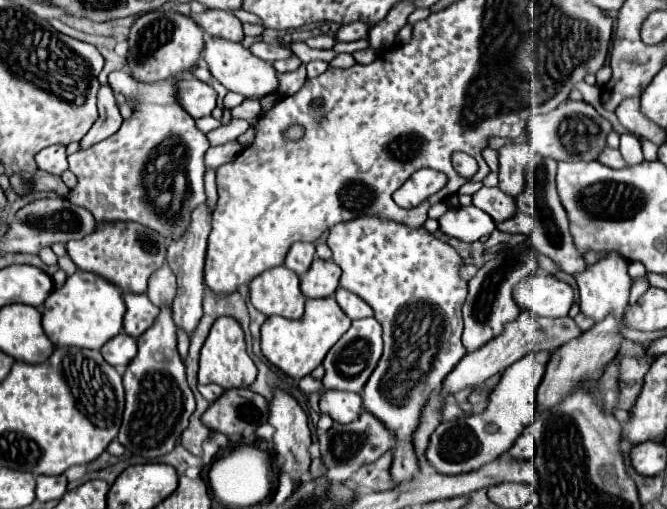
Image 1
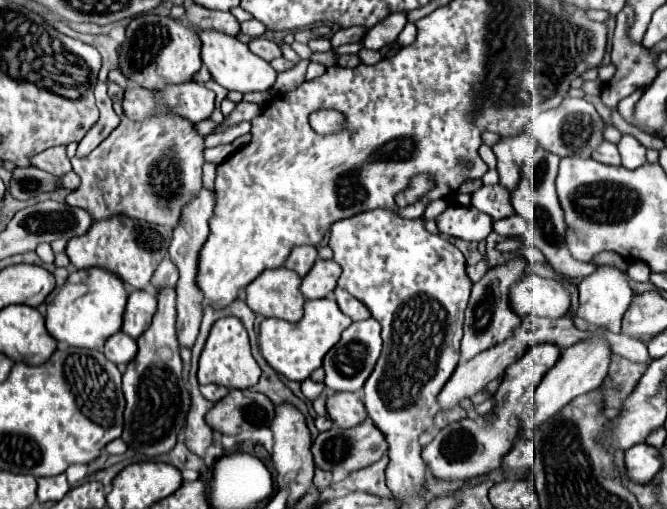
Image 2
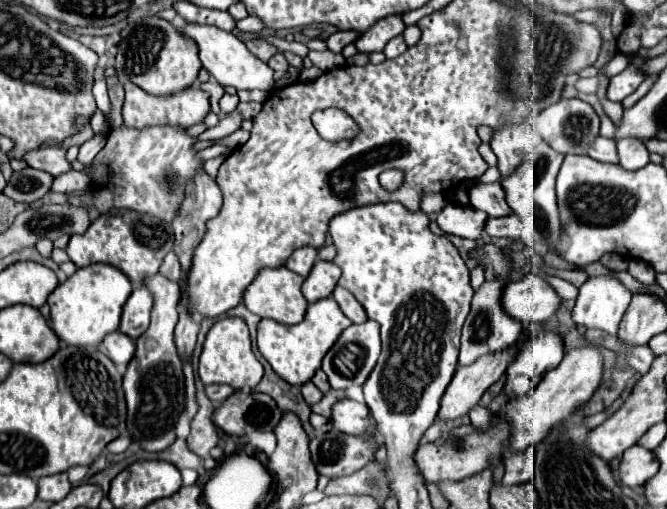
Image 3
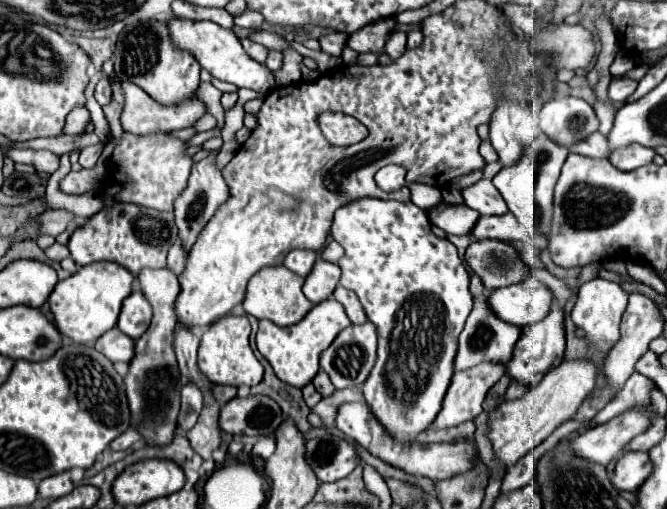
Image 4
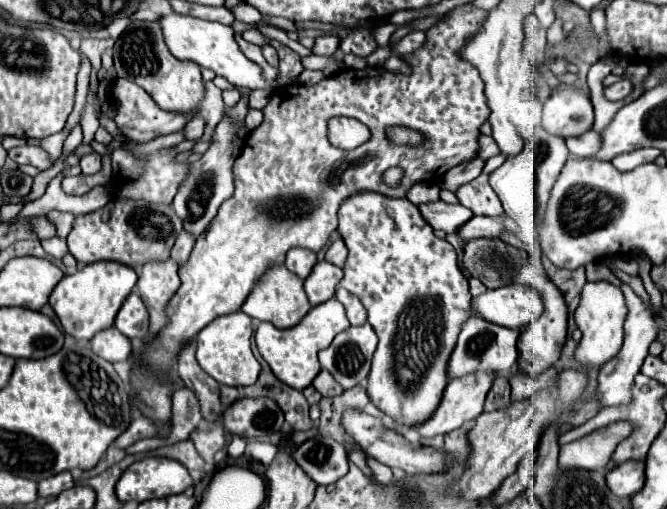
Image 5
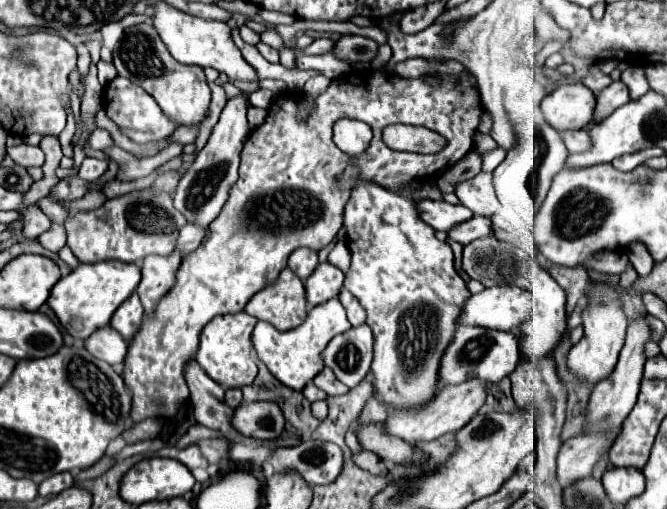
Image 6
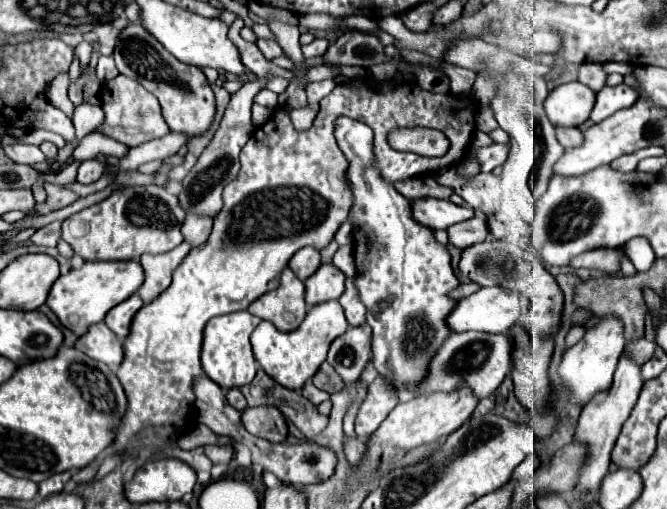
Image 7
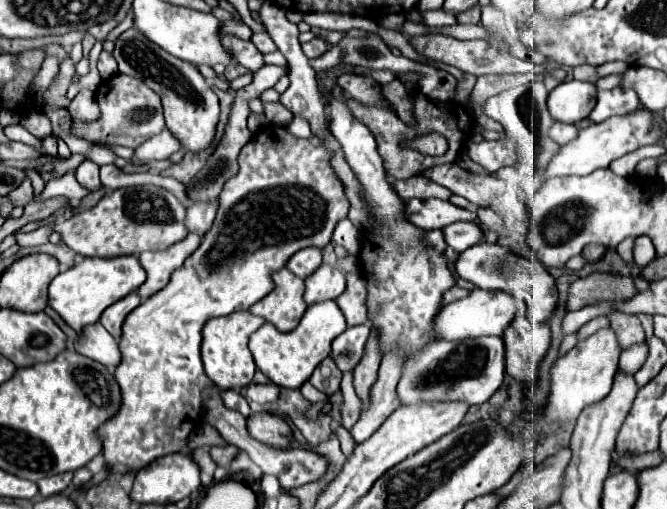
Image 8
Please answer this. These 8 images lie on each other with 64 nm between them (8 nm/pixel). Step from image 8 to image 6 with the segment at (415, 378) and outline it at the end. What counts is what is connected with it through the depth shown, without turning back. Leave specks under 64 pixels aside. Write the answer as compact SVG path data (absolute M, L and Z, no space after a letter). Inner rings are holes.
M460 326L454 334L454 340L444 350L438 368L438 384L462 384L468 378L478 378L486 386L500 382L504 376L512 374L516 364L520 362L520 348L518 338L512 332L498 332L498 330L484 330L484 328L466 328Z

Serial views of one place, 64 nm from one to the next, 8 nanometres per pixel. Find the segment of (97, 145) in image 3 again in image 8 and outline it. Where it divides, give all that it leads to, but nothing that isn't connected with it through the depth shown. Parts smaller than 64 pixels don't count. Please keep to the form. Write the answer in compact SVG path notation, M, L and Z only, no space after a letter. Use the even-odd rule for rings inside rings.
M84 160L78 168L76 168L76 180L80 182L82 188L86 188L88 192L96 192L102 182L100 182L100 176L98 176L98 166L90 160Z

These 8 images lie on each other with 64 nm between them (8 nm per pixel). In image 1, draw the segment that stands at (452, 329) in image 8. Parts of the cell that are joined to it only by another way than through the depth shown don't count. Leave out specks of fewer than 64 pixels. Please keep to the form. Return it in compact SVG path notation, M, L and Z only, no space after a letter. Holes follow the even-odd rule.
M534 272L514 288L514 300L522 310L534 310L538 316L560 318L568 316L574 292L566 282L560 282L554 276Z

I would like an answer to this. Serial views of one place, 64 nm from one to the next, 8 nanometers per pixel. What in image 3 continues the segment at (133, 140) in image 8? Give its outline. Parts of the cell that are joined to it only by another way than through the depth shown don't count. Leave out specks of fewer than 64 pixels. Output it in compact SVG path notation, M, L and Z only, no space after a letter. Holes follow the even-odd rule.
M132 82L124 84L126 90L126 100L124 100L124 124L128 128L148 128L148 126L192 126L204 120L204 116L210 112L210 102L208 102L208 94L198 90L198 88L188 88L184 92L178 92L174 96L148 96L148 92L144 92L142 88L138 88Z

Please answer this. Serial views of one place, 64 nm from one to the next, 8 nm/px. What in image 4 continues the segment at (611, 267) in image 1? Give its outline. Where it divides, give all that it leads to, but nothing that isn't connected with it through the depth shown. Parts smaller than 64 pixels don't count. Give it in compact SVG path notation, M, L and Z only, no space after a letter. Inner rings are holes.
M596 278L596 280L584 282L580 286L578 300L572 310L572 320L578 328L582 328L586 332L588 346L594 348L594 352L606 354L606 352L610 352L610 348L616 346L616 342L620 340L620 318L626 310L626 304L628 304L628 294L616 282Z

